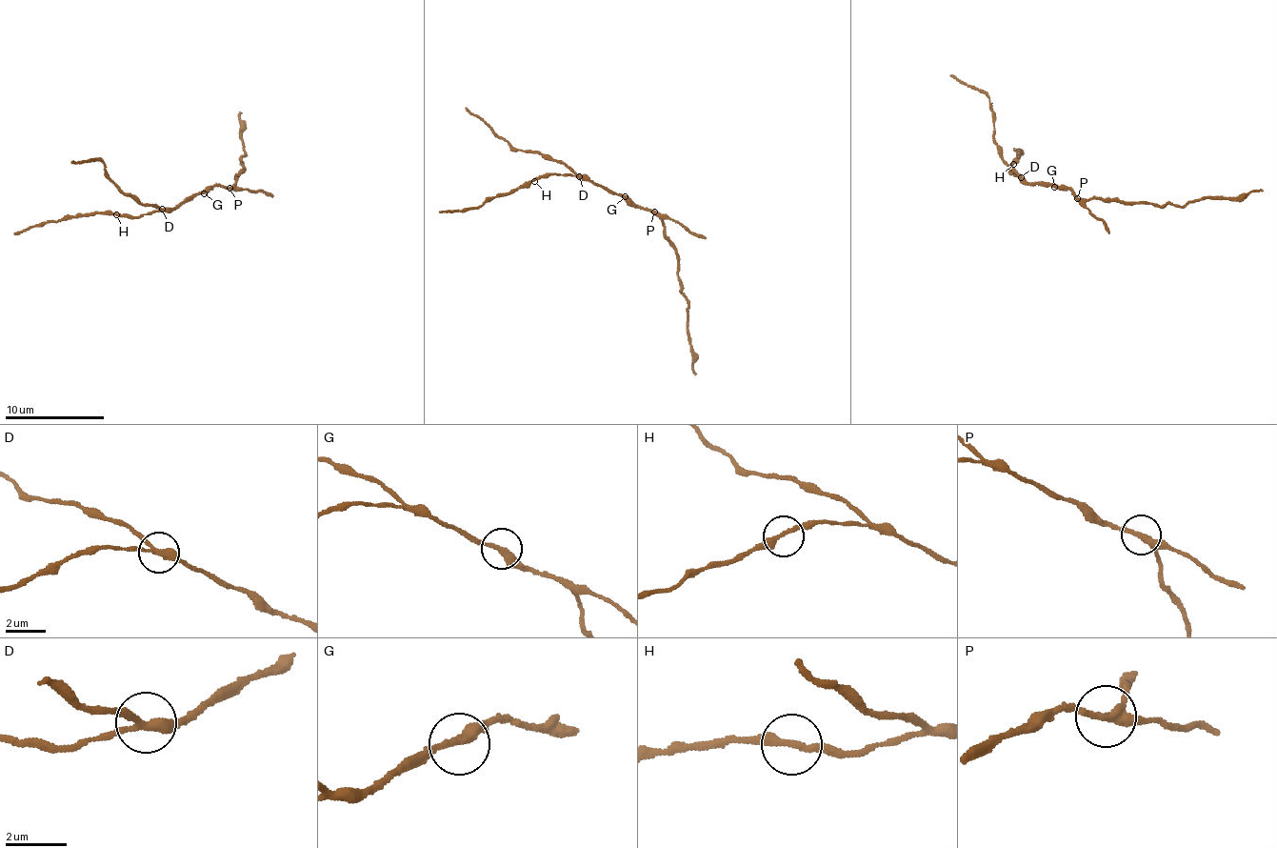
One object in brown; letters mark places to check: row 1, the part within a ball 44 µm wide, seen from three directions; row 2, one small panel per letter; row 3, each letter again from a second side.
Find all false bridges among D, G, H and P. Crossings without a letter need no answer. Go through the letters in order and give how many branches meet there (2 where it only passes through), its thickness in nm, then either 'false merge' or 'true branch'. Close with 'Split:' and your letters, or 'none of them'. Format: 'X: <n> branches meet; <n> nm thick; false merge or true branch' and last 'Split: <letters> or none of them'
D: 3 branches meet; 280 nm thick; true branch
G: 2 branches meet; 300 nm thick; true branch
H: 2 branches meet; 280 nm thick; true branch
P: 3 branches meet; 240 nm thick; false merge
Split: P

